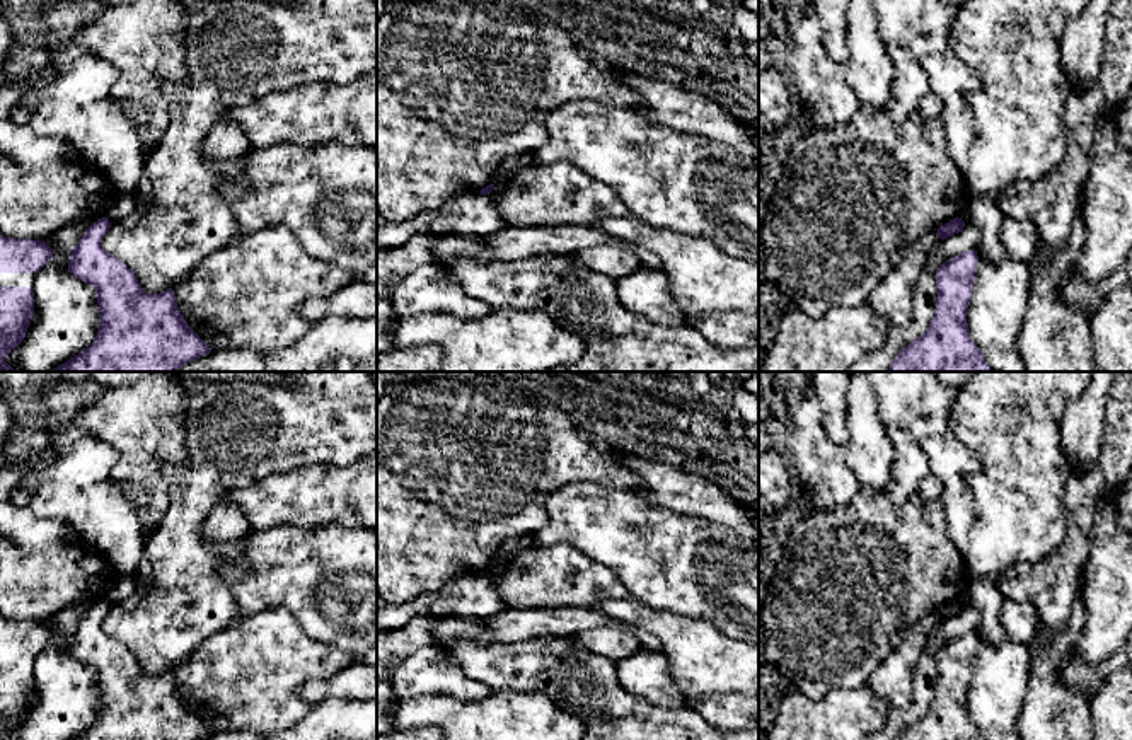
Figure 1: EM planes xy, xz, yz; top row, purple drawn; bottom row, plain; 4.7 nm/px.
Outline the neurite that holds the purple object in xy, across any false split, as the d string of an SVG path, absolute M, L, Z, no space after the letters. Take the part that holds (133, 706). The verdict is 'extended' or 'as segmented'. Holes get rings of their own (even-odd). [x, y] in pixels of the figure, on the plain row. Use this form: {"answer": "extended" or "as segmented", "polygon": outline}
{"answer": "as segmented", "polygon": "M94 604L70 633L68 653L95 672L99 714L73 740L201 740L211 731L188 708L174 672L147 675L135 655L102 631L111 604Z"}

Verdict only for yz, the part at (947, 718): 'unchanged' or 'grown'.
unchanged

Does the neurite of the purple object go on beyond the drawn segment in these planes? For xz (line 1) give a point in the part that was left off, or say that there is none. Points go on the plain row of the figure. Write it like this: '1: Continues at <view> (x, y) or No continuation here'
1: No continuation here

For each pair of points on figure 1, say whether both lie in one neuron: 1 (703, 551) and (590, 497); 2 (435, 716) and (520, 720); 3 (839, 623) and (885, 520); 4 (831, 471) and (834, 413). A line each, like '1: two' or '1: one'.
1: one
2: one
3: one
4: two

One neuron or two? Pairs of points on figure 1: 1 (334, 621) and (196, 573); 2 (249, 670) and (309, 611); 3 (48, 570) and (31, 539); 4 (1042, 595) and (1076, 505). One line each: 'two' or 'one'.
1: two
2: two
3: two
4: one

